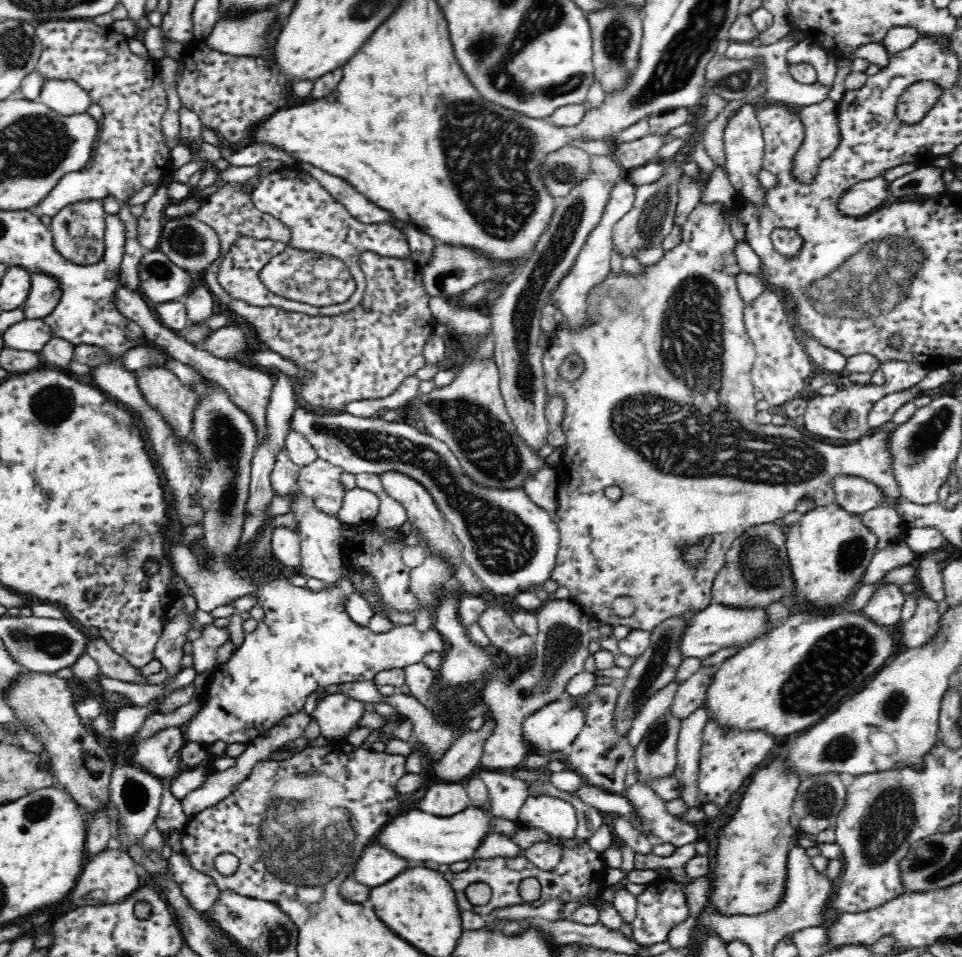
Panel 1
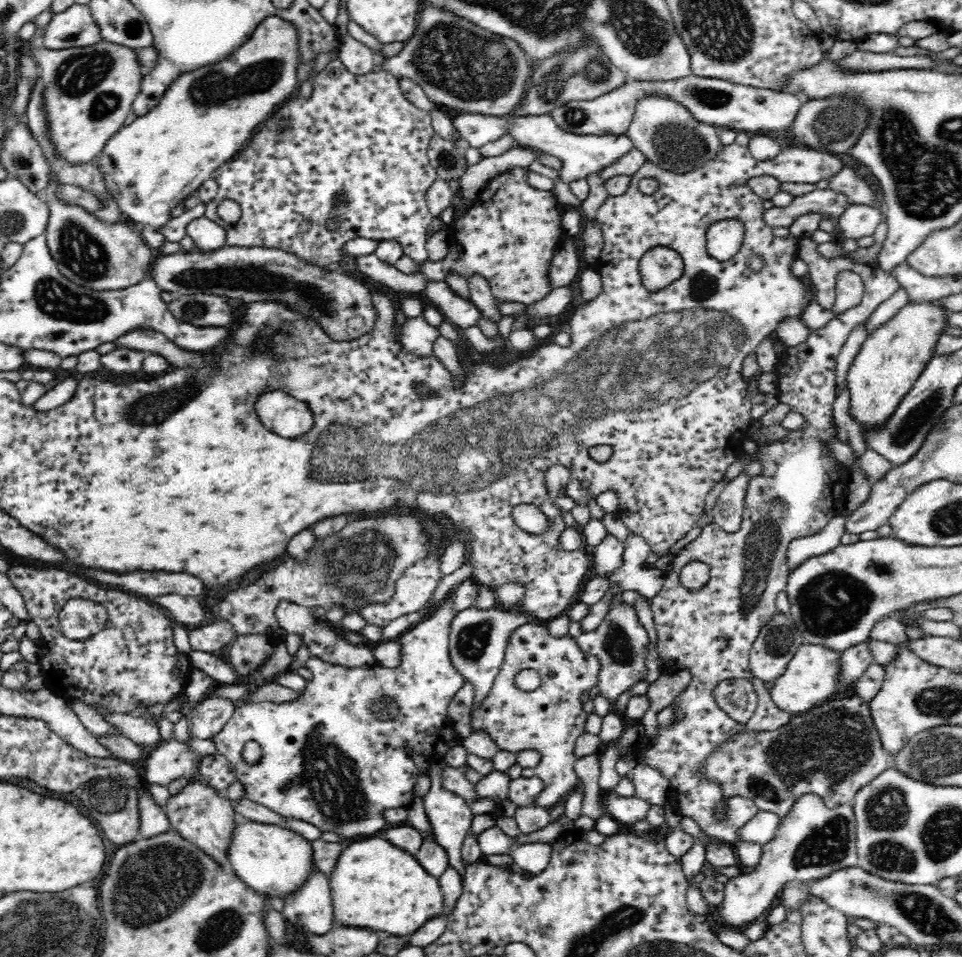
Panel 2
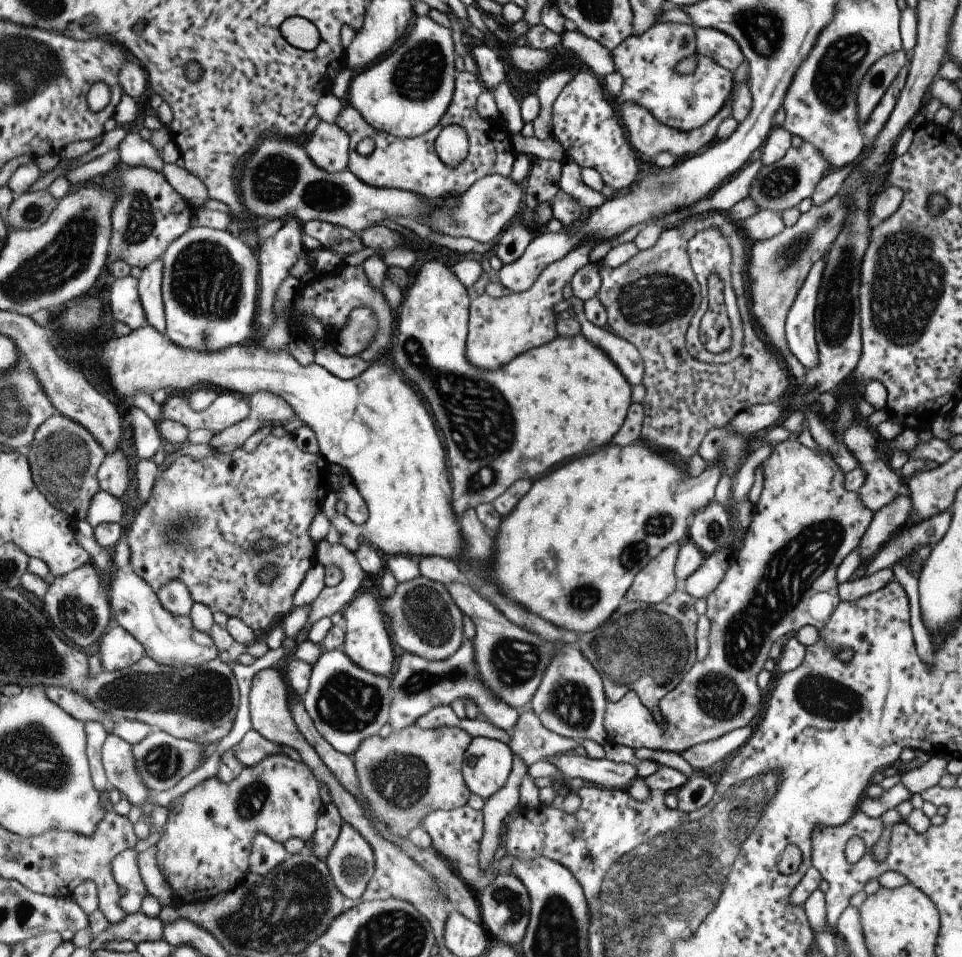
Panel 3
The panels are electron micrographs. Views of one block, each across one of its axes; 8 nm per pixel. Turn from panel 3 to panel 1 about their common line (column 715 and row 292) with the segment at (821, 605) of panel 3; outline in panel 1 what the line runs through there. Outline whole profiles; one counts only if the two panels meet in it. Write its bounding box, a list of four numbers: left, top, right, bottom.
[542,204,904,634]

